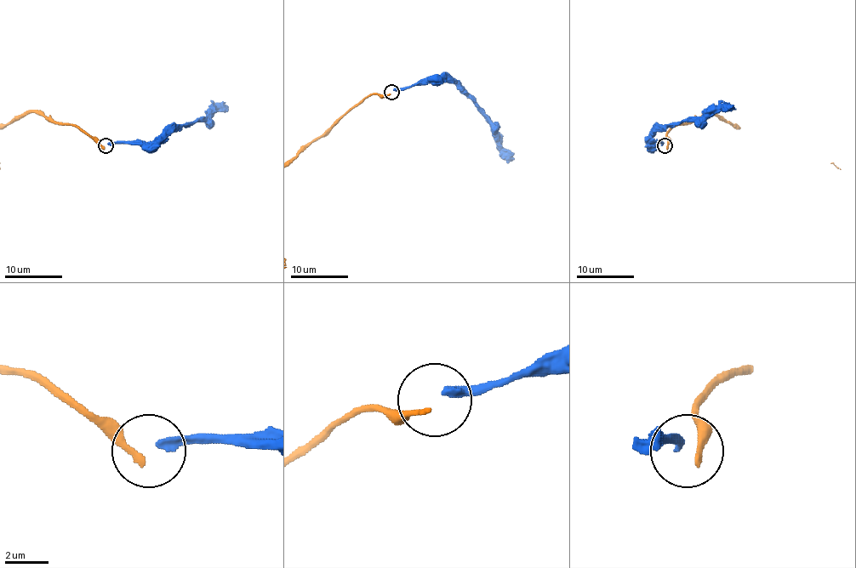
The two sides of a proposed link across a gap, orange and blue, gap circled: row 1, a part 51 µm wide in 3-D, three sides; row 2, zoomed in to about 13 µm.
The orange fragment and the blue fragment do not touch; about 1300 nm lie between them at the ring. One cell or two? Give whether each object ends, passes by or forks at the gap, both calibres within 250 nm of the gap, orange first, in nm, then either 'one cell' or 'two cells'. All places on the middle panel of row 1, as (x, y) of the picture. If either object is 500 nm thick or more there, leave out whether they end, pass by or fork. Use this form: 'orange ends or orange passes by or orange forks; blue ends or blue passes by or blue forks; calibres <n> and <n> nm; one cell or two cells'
orange ends; blue ends; calibres 320 and 400 nm; two cells

